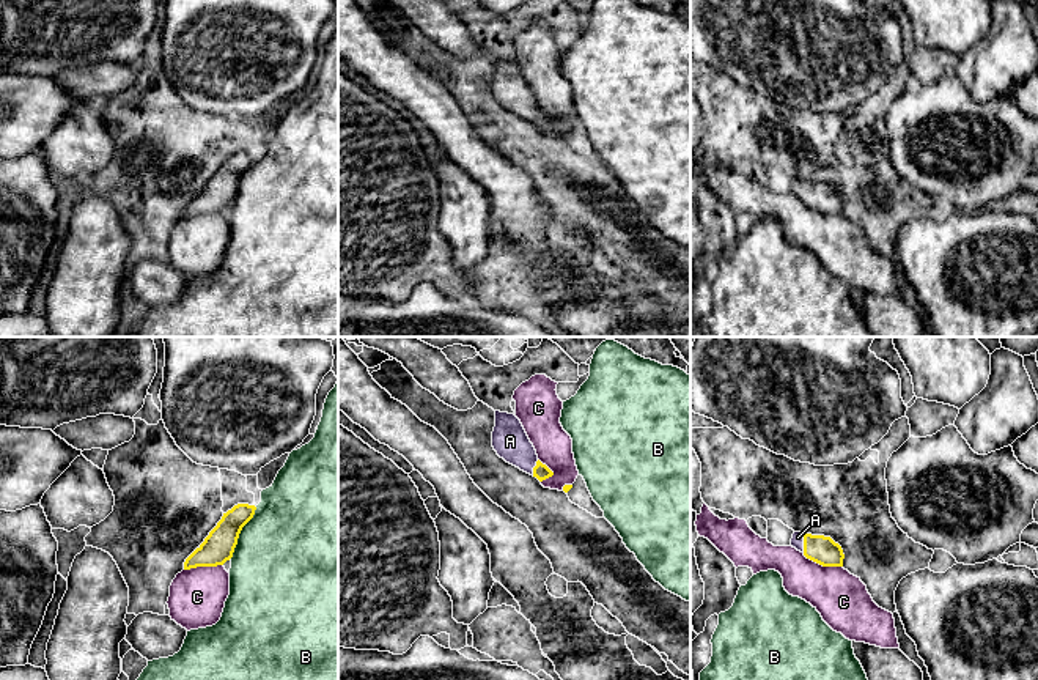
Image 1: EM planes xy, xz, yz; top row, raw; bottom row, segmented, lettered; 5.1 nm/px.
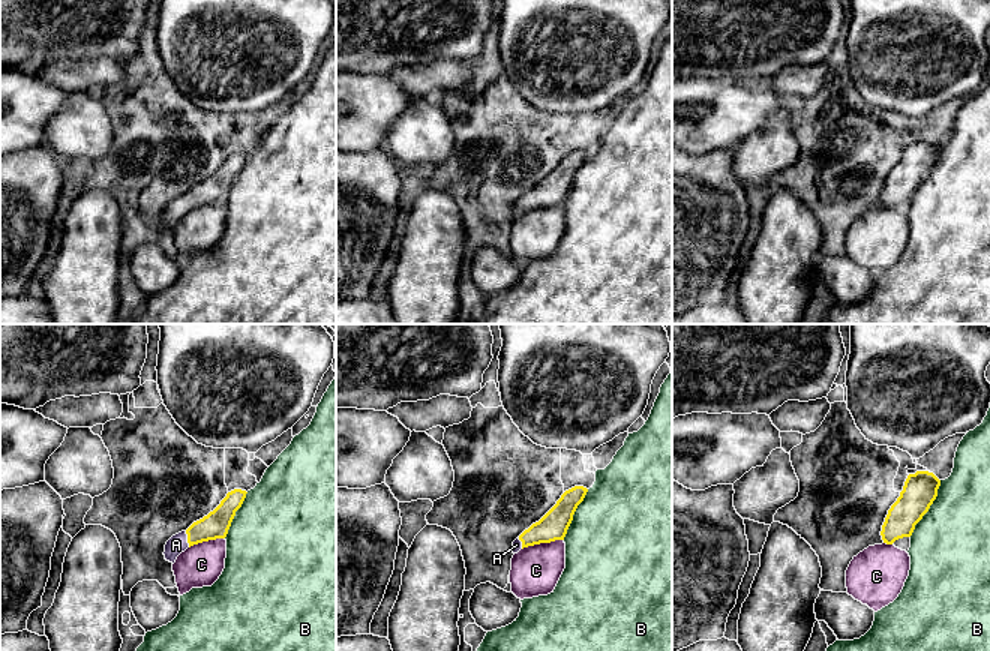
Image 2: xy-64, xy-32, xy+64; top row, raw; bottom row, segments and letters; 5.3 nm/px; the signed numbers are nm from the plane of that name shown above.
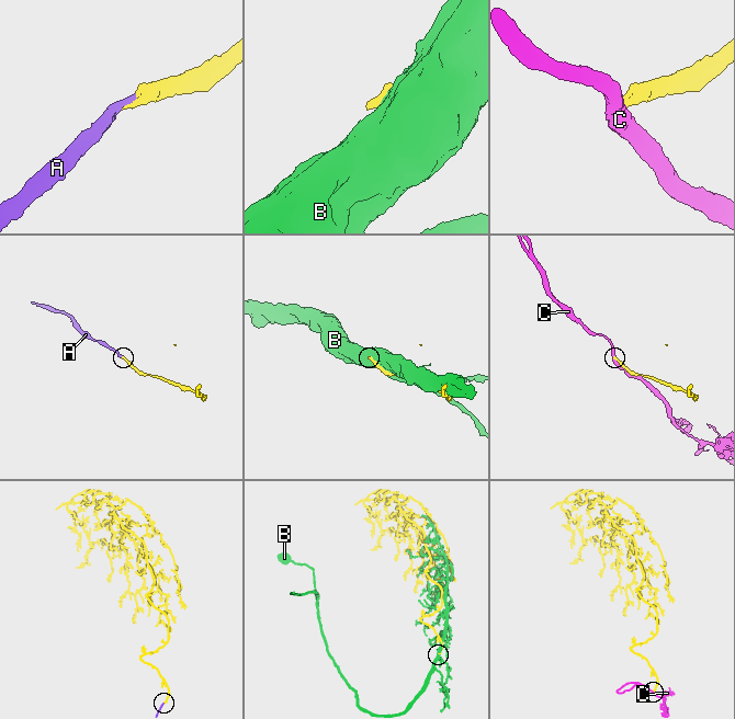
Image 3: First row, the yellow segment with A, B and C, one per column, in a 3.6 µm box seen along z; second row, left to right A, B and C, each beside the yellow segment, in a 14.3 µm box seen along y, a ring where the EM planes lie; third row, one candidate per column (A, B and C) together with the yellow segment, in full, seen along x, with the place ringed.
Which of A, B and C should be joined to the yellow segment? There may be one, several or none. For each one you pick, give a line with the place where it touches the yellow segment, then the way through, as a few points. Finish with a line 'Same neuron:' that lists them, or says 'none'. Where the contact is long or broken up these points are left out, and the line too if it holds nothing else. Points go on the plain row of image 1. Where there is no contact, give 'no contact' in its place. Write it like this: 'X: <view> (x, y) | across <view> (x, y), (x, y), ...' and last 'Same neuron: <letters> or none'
A: yz (804, 191) | across yz (823, 197), (804, 191), (798, 184)
Same neuron: A

